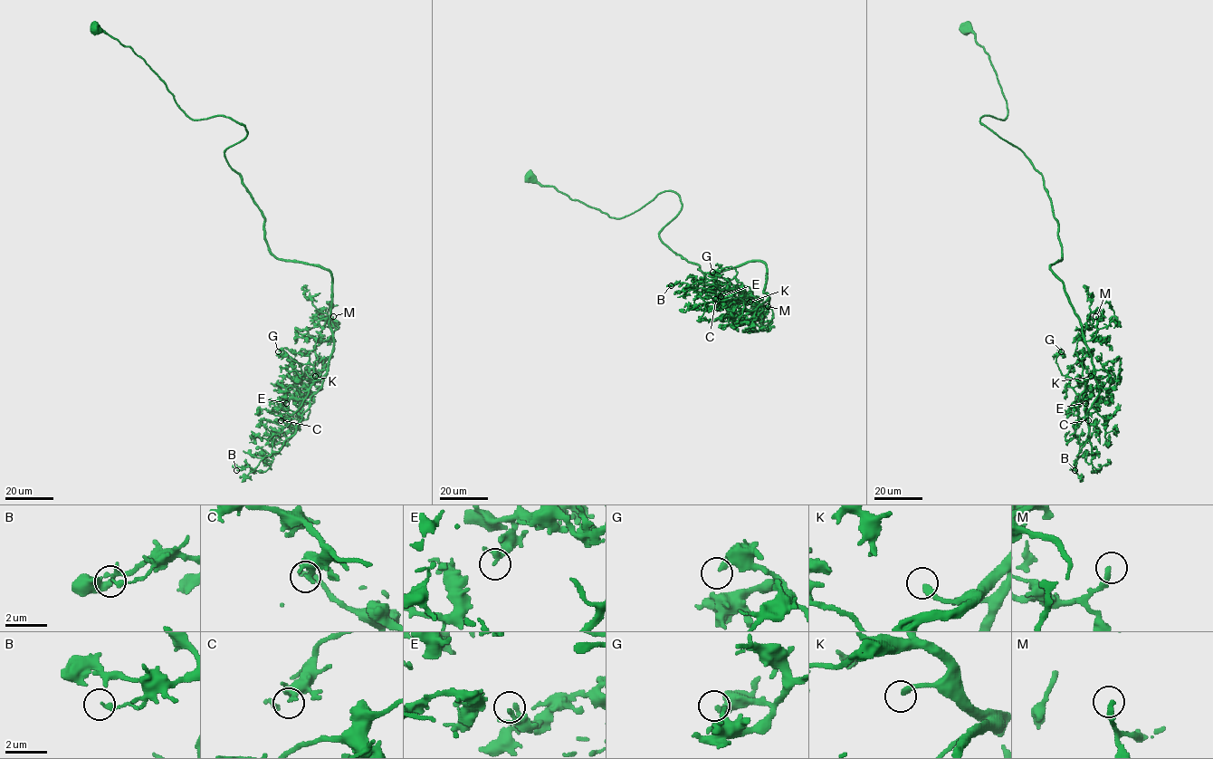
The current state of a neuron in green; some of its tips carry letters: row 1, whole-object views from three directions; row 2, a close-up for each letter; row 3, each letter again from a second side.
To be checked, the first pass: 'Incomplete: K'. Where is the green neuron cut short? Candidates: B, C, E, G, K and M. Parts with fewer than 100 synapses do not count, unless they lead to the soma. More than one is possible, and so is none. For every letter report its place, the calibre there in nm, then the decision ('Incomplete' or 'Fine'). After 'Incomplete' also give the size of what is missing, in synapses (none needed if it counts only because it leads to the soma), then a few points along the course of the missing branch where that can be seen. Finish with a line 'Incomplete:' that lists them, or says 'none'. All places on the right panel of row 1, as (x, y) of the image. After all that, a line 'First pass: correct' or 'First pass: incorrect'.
B: Place: (1074, 470). Thickness 200 nm. Fine
C: Place: (1088, 420). Thickness 320 nm. Fine
E: Place: (1085, 403). Thickness 150 nm. Fine
G: Place: (1061, 351). Thickness 360 nm. Fine
K: Place: (1091, 376). Thickness 260 nm. Incomplete. Roughly 140 synapses. Course of what is missing: (1091, 376), (1097, 359), (1103, 360)
M: Place: (1095, 316). Thickness 240 nm. Fine
Incomplete: K
First pass: correct

